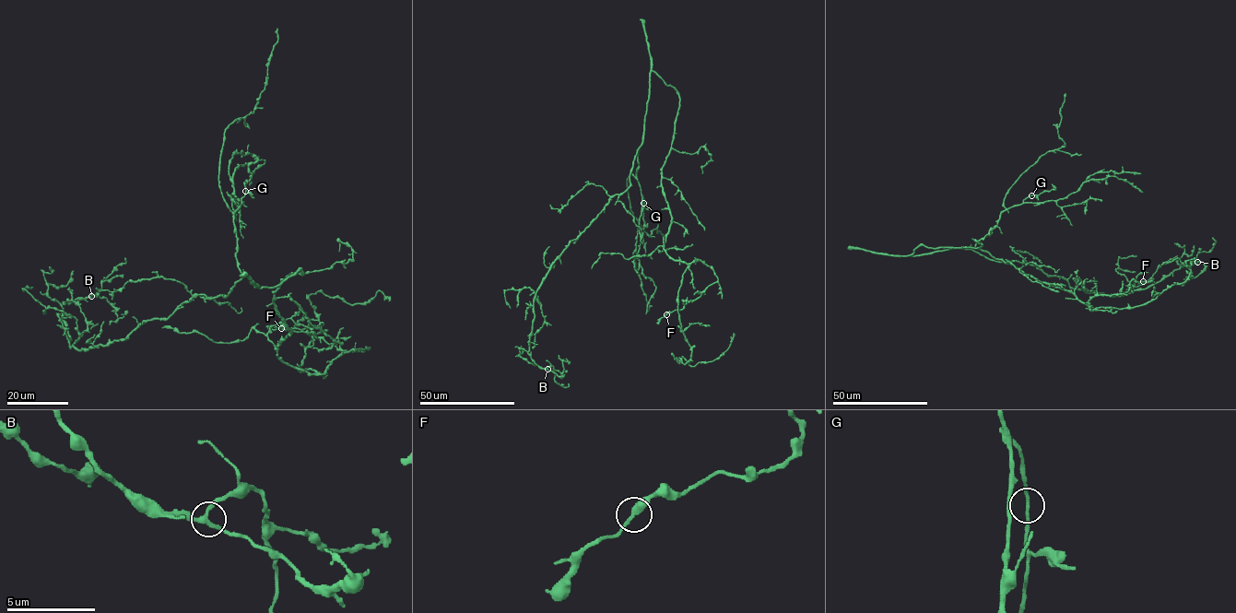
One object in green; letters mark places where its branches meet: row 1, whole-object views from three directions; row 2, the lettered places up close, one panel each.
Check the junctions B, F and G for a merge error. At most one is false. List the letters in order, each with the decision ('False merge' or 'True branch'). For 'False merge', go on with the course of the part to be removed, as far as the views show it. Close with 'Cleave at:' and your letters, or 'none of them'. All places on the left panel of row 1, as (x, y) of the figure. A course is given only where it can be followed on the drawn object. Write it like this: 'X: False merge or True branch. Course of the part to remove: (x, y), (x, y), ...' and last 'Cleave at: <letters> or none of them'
B: True branch
F: True branch
G: True branch
Cleave at: none of them

